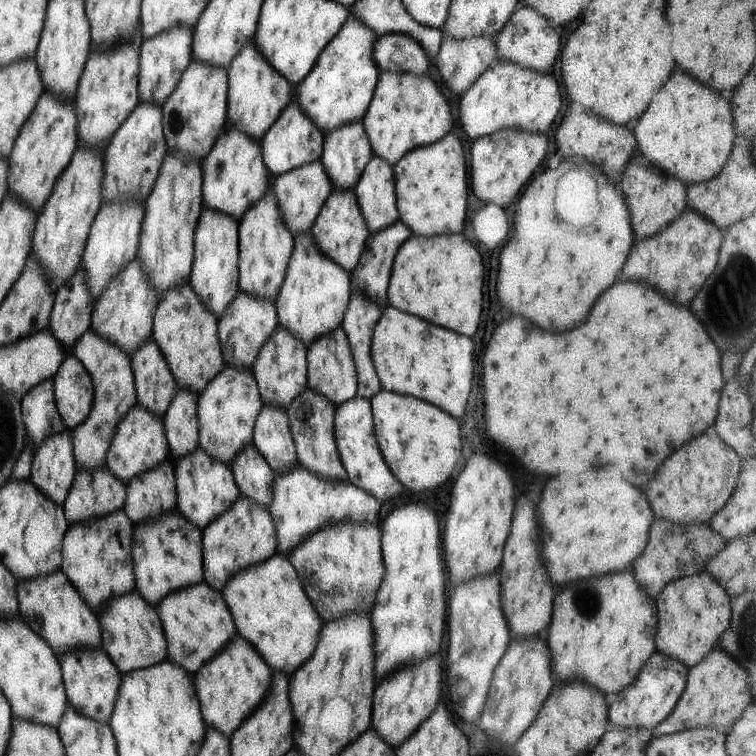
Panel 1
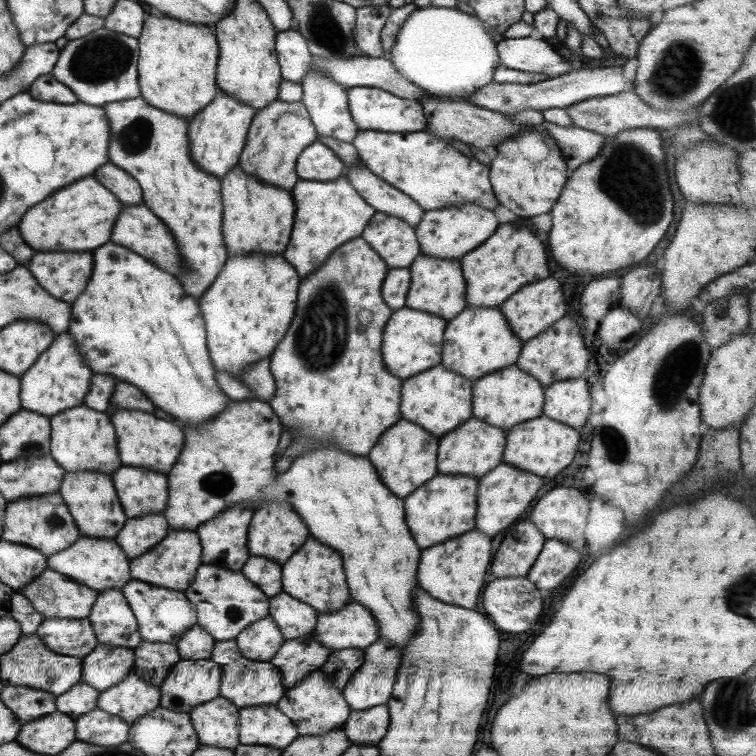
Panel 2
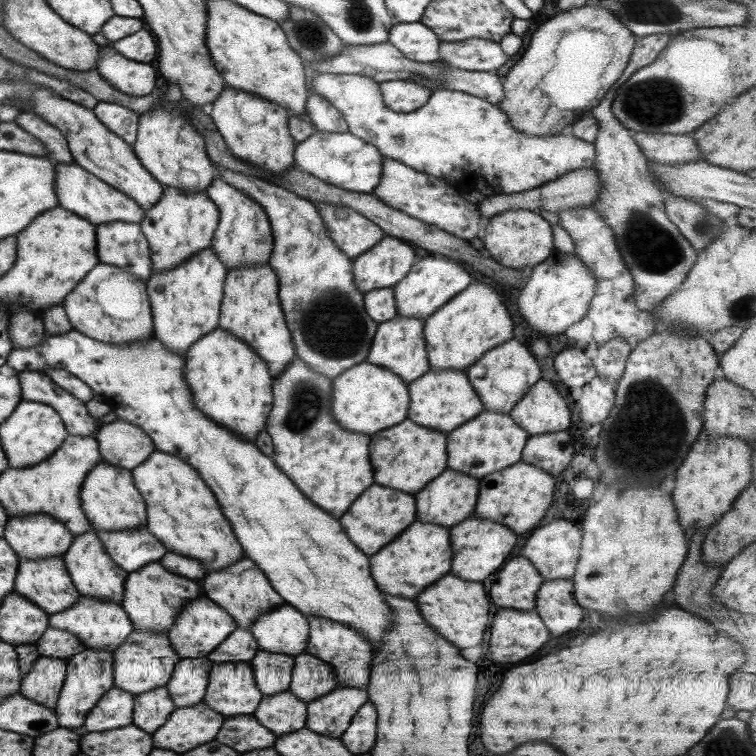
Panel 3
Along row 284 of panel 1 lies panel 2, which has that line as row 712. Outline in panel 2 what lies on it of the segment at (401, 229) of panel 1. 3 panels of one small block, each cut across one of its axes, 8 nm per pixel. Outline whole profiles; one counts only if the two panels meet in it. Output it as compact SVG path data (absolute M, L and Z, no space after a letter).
M381 704L350 711L342 729L350 744L376 746L388 729L388 722L388 706Z

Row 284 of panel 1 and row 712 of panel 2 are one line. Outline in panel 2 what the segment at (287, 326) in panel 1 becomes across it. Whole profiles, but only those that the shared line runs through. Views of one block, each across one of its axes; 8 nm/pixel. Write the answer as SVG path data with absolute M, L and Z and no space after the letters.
M319 669L305 675L295 686L285 689L283 697L275 705L293 723L298 736L325 734L342 728L351 711L341 690L335 688Z

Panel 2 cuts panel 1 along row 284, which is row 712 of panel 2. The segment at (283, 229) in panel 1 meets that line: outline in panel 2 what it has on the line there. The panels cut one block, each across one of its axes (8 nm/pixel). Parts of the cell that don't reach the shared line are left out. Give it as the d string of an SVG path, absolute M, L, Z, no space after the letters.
M276 705L238 709L238 744L269 746L282 751L297 737L293 723Z

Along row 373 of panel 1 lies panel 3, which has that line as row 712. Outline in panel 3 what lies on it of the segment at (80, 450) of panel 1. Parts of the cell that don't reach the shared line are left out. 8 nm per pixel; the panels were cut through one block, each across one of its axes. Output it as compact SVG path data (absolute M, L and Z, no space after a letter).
M111 687L87 713L83 725L77 729L79 736L131 724L134 698L133 694L121 688Z

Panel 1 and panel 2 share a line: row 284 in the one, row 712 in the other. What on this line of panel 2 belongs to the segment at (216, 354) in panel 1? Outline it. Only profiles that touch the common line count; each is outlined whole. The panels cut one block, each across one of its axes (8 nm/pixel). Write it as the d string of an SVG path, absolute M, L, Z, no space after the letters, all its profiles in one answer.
M210 659L176 662L158 687L158 706L188 713L194 706L218 696L220 674L221 667Z

